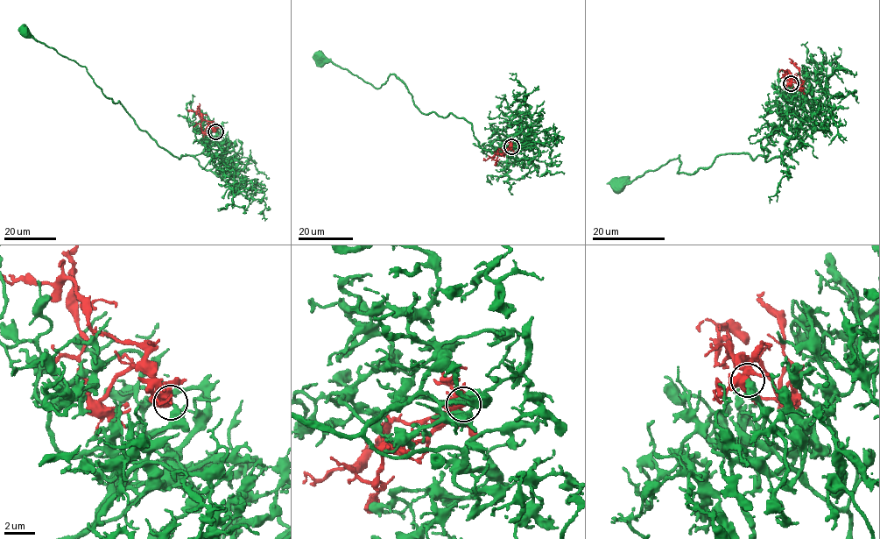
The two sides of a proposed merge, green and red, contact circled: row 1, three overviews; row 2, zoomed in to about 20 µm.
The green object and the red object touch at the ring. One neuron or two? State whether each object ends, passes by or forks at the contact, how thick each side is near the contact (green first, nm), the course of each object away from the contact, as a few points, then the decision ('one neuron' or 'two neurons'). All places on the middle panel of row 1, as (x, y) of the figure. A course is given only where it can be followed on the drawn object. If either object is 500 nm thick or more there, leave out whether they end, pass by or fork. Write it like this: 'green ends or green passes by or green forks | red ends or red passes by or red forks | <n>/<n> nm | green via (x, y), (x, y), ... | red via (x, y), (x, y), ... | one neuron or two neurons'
green ends | red forks | 400/420 nm | green via (512, 146), (485, 151), (471, 124), (450, 113), (444, 117), (421, 112), (395, 74), (376, 88), (320, 54) | red via (511, 146), (498, 153), (496, 163) | one neuron

